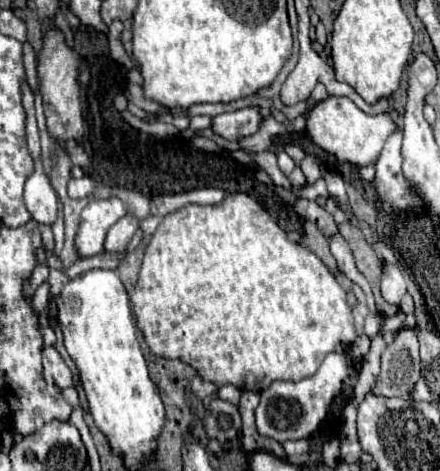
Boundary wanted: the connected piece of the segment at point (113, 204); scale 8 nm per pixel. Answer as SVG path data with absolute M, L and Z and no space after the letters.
M118 198L92 200L80 214L74 250L80 258L90 258L104 252L104 238L112 224L126 216L126 208Z

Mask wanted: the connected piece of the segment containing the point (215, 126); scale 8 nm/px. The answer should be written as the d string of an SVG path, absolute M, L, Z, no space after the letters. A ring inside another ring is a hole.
M240 108L212 118L212 130L226 140L242 140L260 128L260 114L256 108Z

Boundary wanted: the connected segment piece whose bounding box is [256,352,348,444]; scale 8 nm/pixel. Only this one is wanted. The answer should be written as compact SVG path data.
M332 352L326 356L326 360L322 362L322 366L314 376L308 376L300 382L272 382L266 390L260 392L260 404L256 408L258 434L274 438L280 444L286 440L308 438L324 420L328 406L340 392L346 374L348 374L346 356Z

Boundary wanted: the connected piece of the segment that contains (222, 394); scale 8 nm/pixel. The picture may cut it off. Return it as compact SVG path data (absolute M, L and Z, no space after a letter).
M224 384L224 386L218 388L218 398L228 400L228 402L232 402L232 404L238 404L238 400L240 400L240 390L238 390L236 386Z

